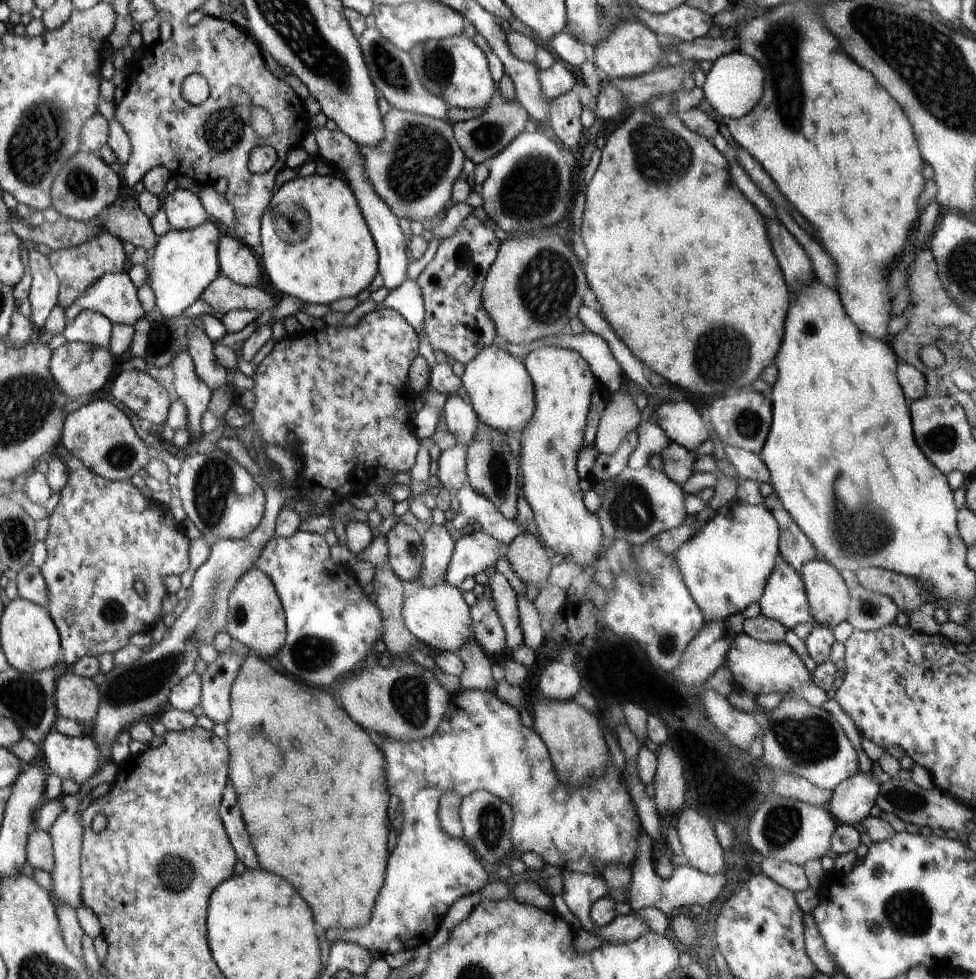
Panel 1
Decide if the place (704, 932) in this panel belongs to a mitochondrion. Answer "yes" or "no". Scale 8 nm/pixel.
no

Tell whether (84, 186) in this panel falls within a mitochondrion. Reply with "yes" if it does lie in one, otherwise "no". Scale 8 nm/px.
yes

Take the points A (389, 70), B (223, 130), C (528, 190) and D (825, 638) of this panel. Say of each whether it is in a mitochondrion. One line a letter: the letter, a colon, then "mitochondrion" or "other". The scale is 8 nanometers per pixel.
A: mitochondrion
B: mitochondrion
C: mitochondrion
D: other

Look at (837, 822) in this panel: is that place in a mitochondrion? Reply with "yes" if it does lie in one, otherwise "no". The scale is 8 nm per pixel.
no

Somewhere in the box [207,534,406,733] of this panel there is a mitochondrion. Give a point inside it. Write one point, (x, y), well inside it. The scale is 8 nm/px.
(310, 652)

